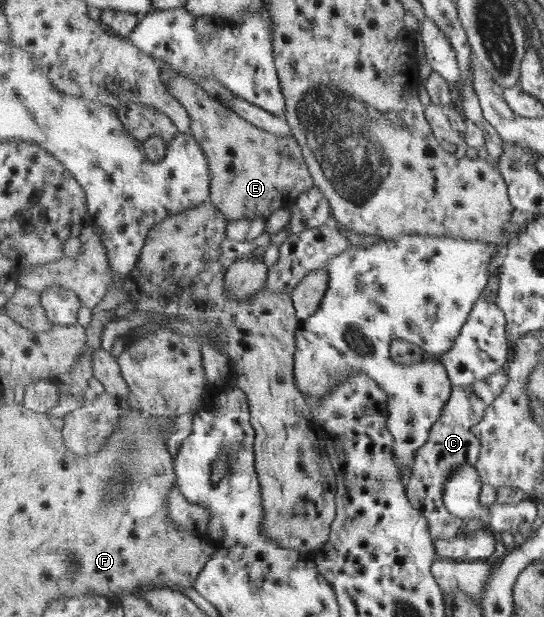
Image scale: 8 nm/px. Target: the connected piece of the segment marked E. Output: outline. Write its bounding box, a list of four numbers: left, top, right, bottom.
[167,74,315,220]

